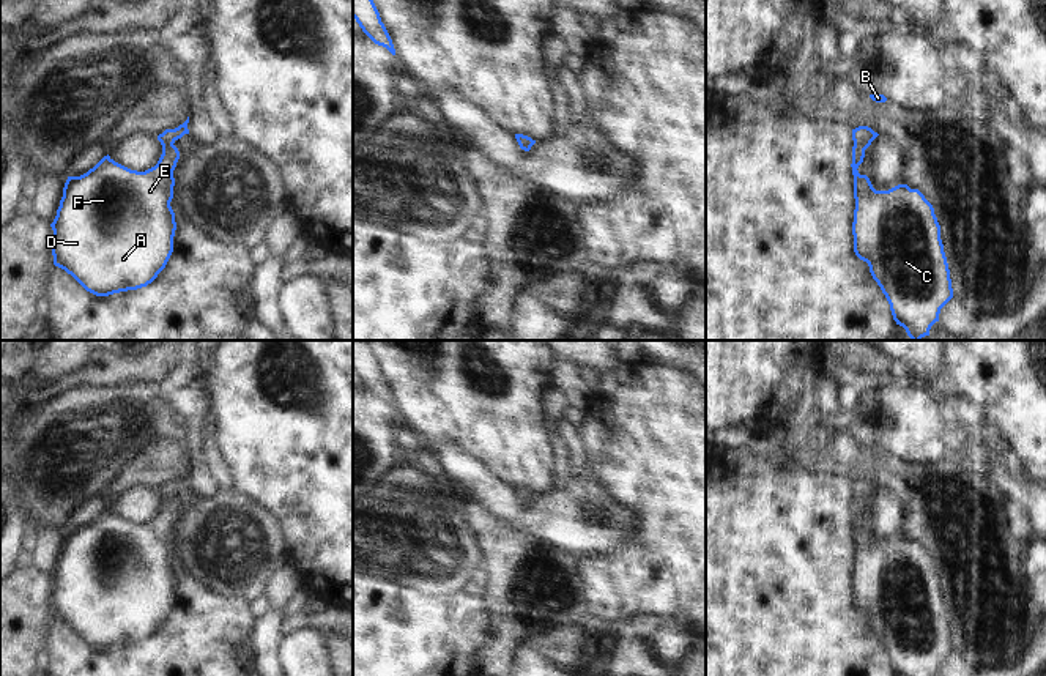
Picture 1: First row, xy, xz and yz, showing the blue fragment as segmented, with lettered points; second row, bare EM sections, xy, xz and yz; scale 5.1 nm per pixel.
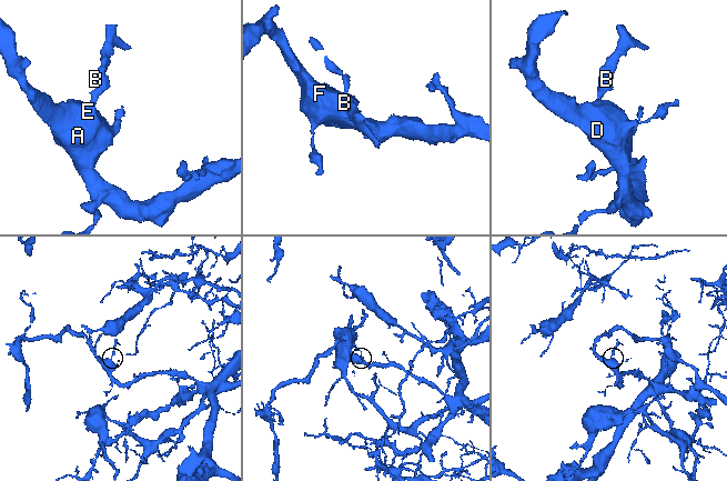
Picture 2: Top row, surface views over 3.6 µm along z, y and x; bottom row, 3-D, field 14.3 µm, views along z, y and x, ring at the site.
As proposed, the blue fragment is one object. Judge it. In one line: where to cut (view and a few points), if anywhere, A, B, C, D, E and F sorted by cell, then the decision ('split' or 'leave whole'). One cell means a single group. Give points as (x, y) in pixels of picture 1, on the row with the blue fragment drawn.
cut none; groups A B C D E F; leave whole

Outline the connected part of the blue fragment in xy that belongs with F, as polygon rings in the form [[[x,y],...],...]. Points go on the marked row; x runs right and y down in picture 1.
[[[187,120],[175,129],[165,129],[158,136],[162,154],[158,164],[145,172],[131,170],[115,162],[109,154],[93,169],[80,176],[68,176],[57,216],[50,224],[54,238],[50,241],[54,265],[71,274],[87,292],[96,296],[109,296],[120,292],[137,290],[151,284],[165,268],[173,252],[176,230],[175,213],[170,206],[173,199],[173,170],[180,151],[173,145],[184,134],[189,134]]]

